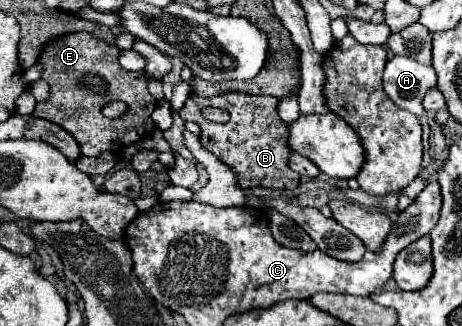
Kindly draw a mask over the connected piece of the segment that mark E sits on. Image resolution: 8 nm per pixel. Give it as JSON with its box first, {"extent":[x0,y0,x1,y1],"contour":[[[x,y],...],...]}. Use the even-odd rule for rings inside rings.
{"extent":[34,32,156,156],"contour":[[[74,32],[48,40],[42,46],[38,64],[42,66],[42,78],[50,84],[50,100],[44,104],[36,104],[34,116],[50,120],[70,132],[84,156],[96,156],[100,152],[118,154],[124,146],[134,144],[148,136],[154,130],[152,112],[156,108],[156,100],[148,94],[144,72],[128,72],[118,66],[120,48],[110,44],[90,32]],[[96,74],[104,78],[104,84],[98,88],[90,88],[82,82],[82,76]],[[108,100],[122,100],[128,110],[120,118],[104,118],[102,106]]]}

